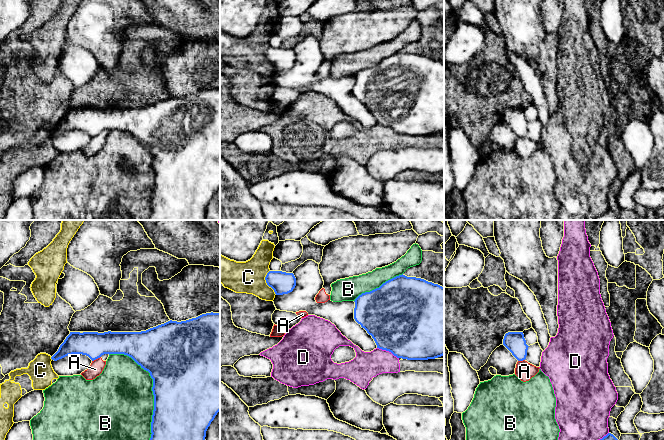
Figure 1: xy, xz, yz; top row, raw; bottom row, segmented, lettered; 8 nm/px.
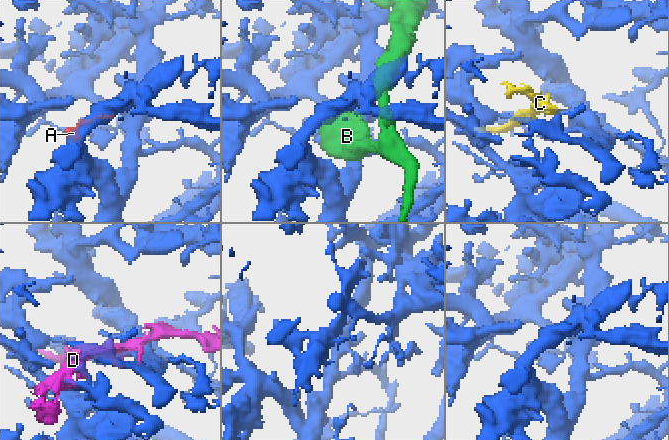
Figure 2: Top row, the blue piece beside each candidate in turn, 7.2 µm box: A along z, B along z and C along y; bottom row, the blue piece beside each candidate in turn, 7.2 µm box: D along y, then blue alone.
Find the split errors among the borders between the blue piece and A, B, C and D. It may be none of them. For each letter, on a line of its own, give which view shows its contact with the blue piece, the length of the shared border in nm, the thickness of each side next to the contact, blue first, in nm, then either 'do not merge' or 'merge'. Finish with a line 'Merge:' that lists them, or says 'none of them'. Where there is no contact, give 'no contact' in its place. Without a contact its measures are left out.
A: xy | 80 nm | 200/110 nm | do not merge
B: xy | 800 nm | 500/500 nm | do not merge
C: xz | 200 nm | 180/260 nm | do not merge
D: xz | 200 nm | 500/220 nm | do not merge
Merge: none of them

